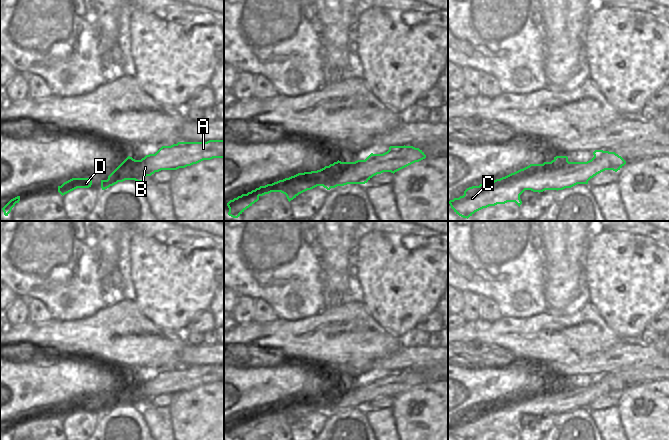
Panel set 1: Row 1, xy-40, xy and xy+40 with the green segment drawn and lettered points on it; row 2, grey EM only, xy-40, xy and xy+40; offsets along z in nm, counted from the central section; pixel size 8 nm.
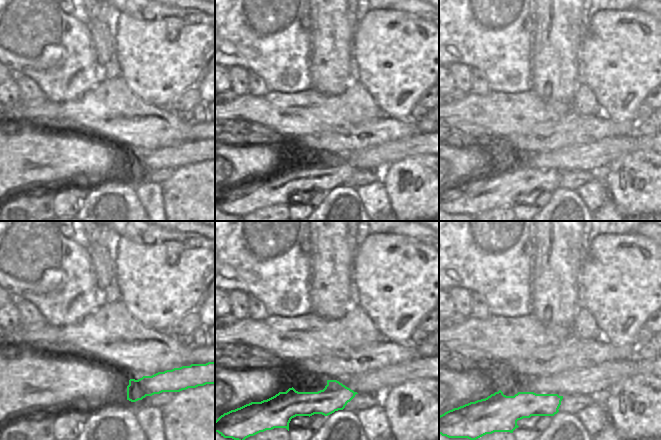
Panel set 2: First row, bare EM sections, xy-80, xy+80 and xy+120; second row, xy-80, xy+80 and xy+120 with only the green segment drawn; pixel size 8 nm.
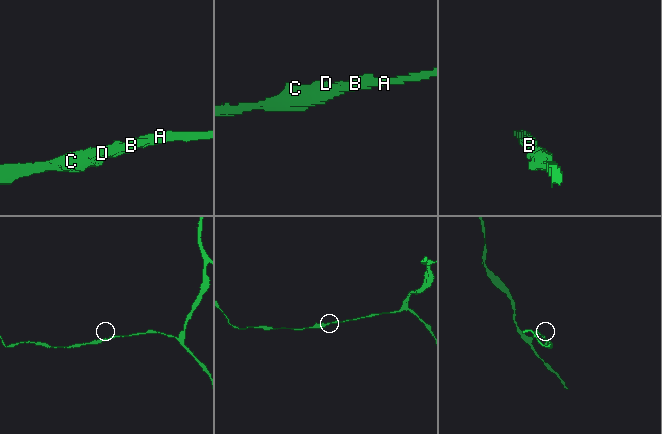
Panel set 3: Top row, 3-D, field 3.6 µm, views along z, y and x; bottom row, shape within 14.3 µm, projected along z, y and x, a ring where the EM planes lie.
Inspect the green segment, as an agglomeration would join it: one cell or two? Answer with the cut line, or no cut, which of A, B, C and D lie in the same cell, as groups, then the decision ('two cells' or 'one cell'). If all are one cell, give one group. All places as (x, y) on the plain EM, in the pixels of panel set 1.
cut none; groups A B C D; one cell

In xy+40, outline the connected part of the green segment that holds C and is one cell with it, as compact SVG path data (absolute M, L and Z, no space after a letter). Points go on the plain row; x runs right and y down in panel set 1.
M595 374L594 381L587 386L569 386L567 380L556 380L551 386L530 388L529 390L511 397L500 403L488 405L479 410L472 410L464 415L464 419L449 425L451 432L459 440L472 440L475 436L507 426L515 426L519 431L522 428L520 419L525 414L543 416L545 414L563 414L577 408L588 408L588 405L605 394L617 396L626 385L615 376Z

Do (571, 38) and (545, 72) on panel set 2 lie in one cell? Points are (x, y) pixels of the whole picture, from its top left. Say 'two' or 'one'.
one

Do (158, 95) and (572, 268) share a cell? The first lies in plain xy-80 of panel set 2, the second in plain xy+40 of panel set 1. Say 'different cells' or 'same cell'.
different cells

